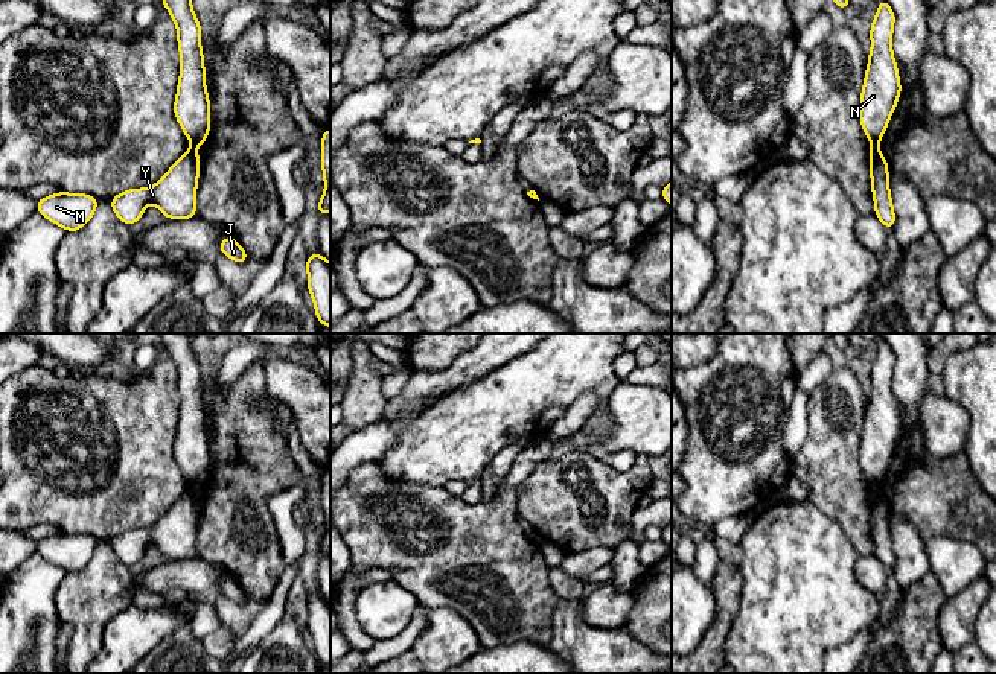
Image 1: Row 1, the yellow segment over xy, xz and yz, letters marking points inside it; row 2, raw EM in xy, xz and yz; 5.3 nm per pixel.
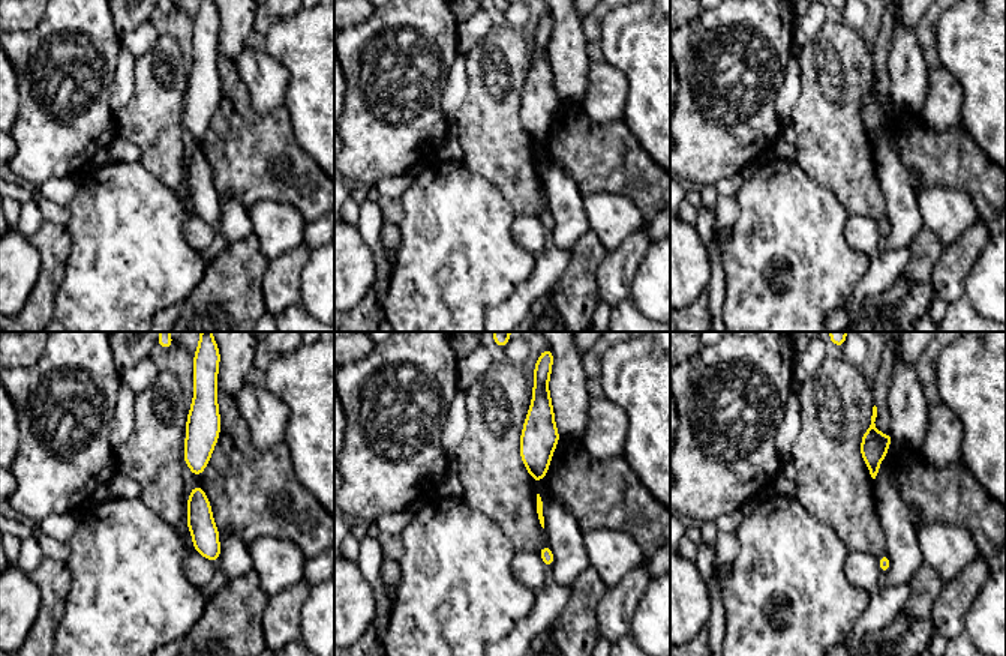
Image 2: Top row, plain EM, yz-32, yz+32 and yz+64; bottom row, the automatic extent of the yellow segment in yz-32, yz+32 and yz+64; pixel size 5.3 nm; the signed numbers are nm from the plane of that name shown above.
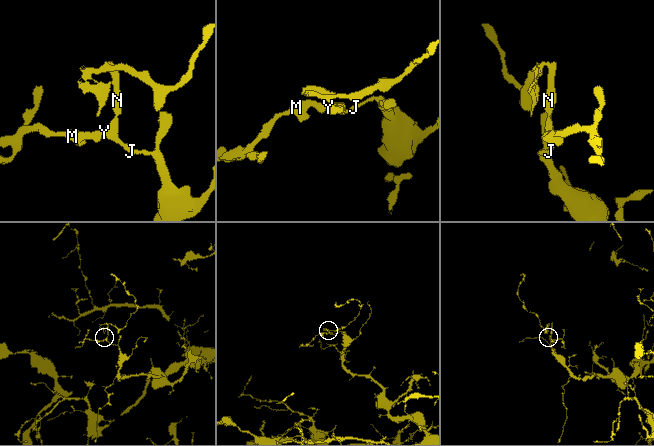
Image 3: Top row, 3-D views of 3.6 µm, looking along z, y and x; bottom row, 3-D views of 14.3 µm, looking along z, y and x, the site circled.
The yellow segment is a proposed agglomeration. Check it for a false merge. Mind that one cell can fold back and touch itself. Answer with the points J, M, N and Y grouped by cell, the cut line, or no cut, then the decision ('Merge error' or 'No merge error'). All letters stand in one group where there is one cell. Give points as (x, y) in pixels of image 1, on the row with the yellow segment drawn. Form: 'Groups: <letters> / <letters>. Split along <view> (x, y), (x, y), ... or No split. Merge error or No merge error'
Groups: J M Y / N. Split along yz (873, 142), (876, 145). Merge error

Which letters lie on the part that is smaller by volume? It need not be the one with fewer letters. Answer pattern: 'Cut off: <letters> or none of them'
Cut off: N

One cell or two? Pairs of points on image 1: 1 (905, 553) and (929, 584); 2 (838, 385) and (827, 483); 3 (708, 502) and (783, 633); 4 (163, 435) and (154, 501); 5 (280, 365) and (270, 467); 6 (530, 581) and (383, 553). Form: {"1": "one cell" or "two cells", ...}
{"1": "two cells", "2": "one cell", "3": "two cells", "4": "one cell", "5": "two cells", "6": "one cell"}

